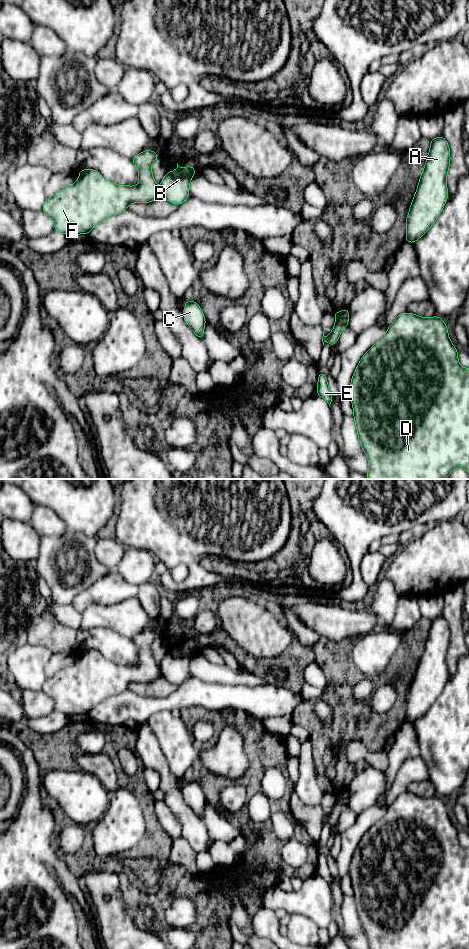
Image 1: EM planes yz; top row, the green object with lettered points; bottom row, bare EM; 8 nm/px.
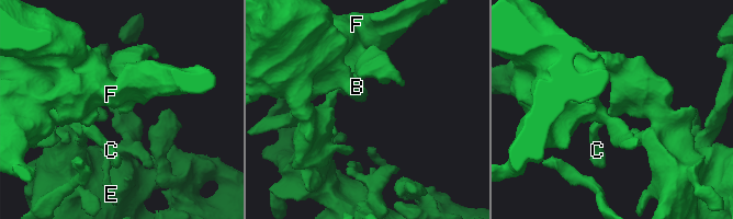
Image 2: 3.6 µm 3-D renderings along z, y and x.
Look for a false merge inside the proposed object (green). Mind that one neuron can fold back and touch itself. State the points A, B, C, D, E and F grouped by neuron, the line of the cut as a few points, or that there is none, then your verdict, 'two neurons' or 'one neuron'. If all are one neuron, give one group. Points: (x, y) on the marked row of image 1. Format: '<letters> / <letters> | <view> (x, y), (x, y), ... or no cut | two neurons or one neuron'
A B C D F / E | yz (338, 312), (338, 320), (344, 326) | two neurons

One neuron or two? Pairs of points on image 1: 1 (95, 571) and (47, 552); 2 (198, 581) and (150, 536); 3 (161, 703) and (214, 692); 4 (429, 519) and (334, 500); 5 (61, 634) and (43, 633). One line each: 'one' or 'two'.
1: one
2: one
3: one
4: one
5: one

